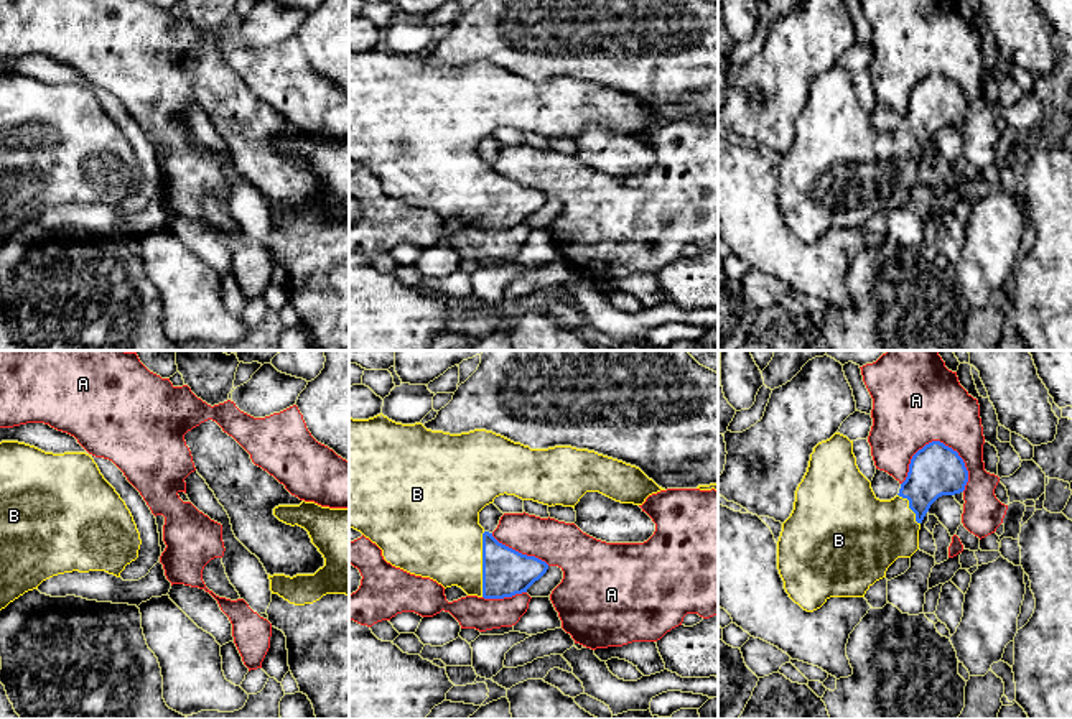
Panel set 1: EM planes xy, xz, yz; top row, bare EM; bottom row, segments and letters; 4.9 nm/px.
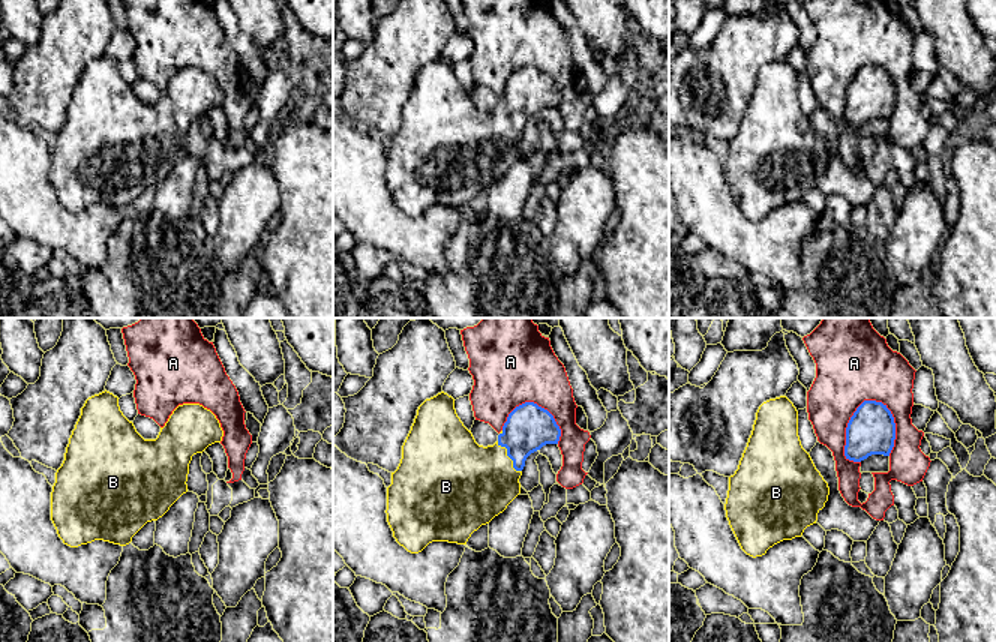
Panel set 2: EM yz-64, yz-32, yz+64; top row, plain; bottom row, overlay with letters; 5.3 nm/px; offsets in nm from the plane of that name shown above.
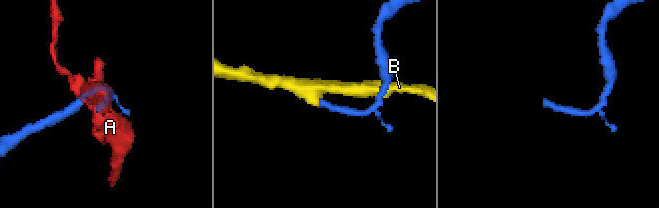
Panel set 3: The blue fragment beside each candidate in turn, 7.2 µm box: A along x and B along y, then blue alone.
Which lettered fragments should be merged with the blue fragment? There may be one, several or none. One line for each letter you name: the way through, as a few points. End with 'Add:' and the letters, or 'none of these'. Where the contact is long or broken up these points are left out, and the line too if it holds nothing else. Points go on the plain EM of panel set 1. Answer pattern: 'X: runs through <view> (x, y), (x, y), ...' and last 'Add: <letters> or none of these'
Add: B

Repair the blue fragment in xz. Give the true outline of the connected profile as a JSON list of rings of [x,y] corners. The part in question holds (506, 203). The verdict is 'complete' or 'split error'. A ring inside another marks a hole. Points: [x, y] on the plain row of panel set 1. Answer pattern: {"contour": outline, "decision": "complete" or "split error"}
{"contour": [[[382,44],[369,51],[349,49],[349,160],[361,163],[366,169],[375,174],[382,181],[382,188],[387,194],[400,199],[410,206],[430,209],[441,216],[445,220],[451,217],[461,219],[468,227],[478,227],[484,230],[504,230],[515,225],[527,224],[527,220],[538,212],[548,201],[548,196],[535,188],[522,186],[502,174],[499,174],[492,165],[486,163],[479,156],[479,143],[494,133],[499,127],[515,127],[522,132],[534,132],[548,138],[563,137],[573,138],[586,123],[599,123],[621,135],[642,137],[652,125],[665,122],[649,110],[639,99],[626,95],[622,92],[598,86],[588,81],[576,81],[571,77],[555,77],[548,81],[530,81],[520,74],[514,74],[501,66],[486,61],[474,61],[461,66],[450,66],[443,63],[426,61],[422,54],[402,56],[389,51]]], "decision": "split error"}

